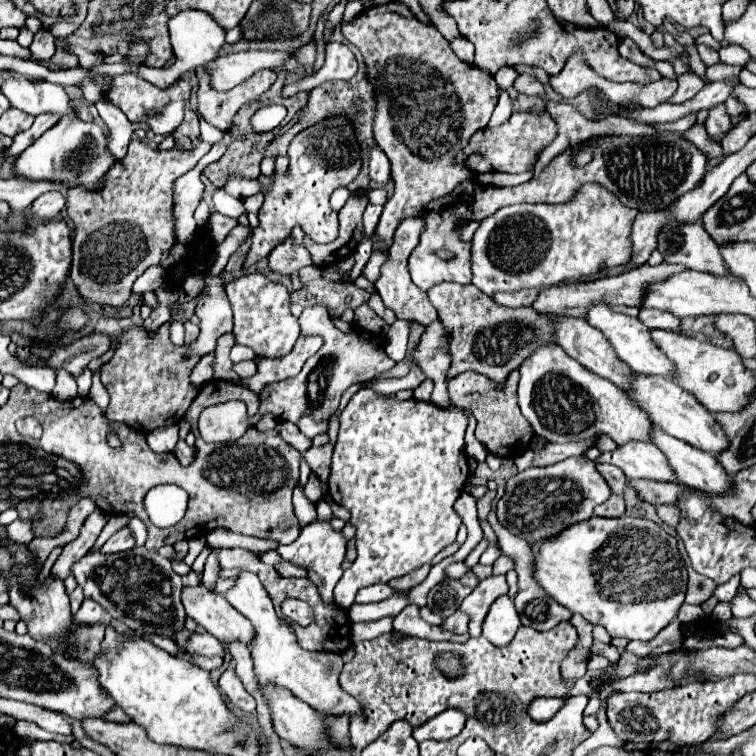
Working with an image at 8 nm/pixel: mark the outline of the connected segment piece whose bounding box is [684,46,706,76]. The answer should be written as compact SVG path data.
M686 46L684 52L686 52L686 56L688 56L688 66L690 66L698 76L704 76L706 66L704 66L704 62L702 62L702 58L700 58L696 46Z

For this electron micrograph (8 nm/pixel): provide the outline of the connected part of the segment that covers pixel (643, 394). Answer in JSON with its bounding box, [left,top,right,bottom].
[626,374,730,454]

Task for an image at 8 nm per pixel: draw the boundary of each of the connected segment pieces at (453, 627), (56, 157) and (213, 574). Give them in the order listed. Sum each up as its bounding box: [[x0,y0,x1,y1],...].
[[444,612,470,634],[14,114,114,188],[202,552,220,590]]

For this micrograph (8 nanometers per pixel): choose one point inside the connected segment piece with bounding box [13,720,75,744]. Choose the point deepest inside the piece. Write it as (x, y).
(26, 730)

